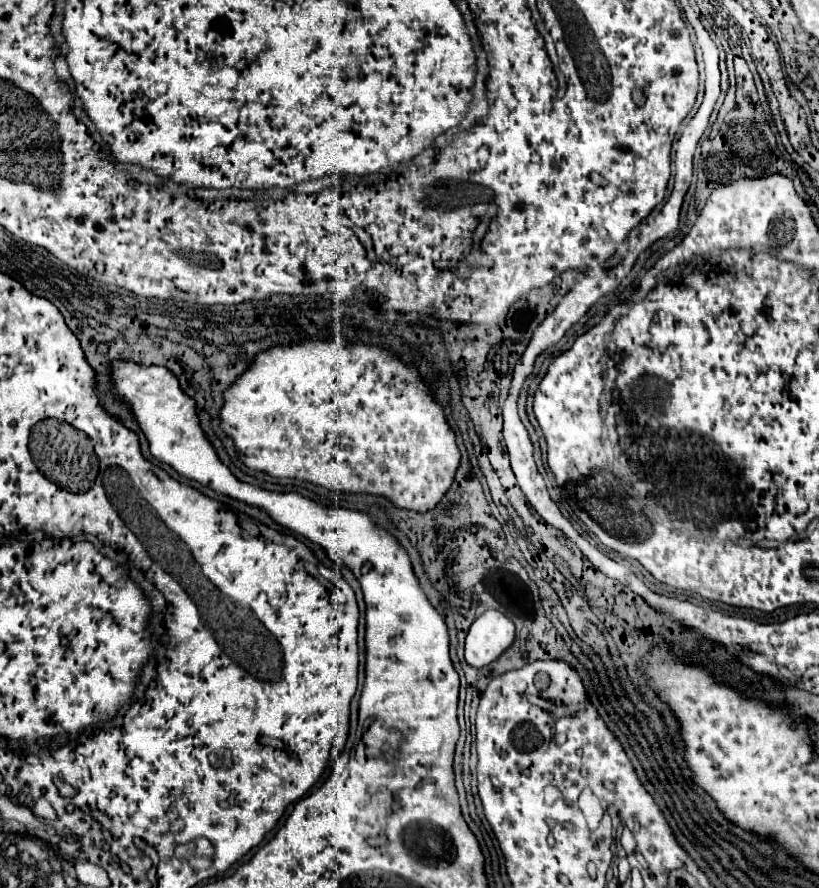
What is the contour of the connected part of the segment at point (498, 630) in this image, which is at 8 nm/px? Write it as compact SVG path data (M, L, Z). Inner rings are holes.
M485 611L465 637L465 661L481 669L493 663L515 639L515 625L499 611Z

